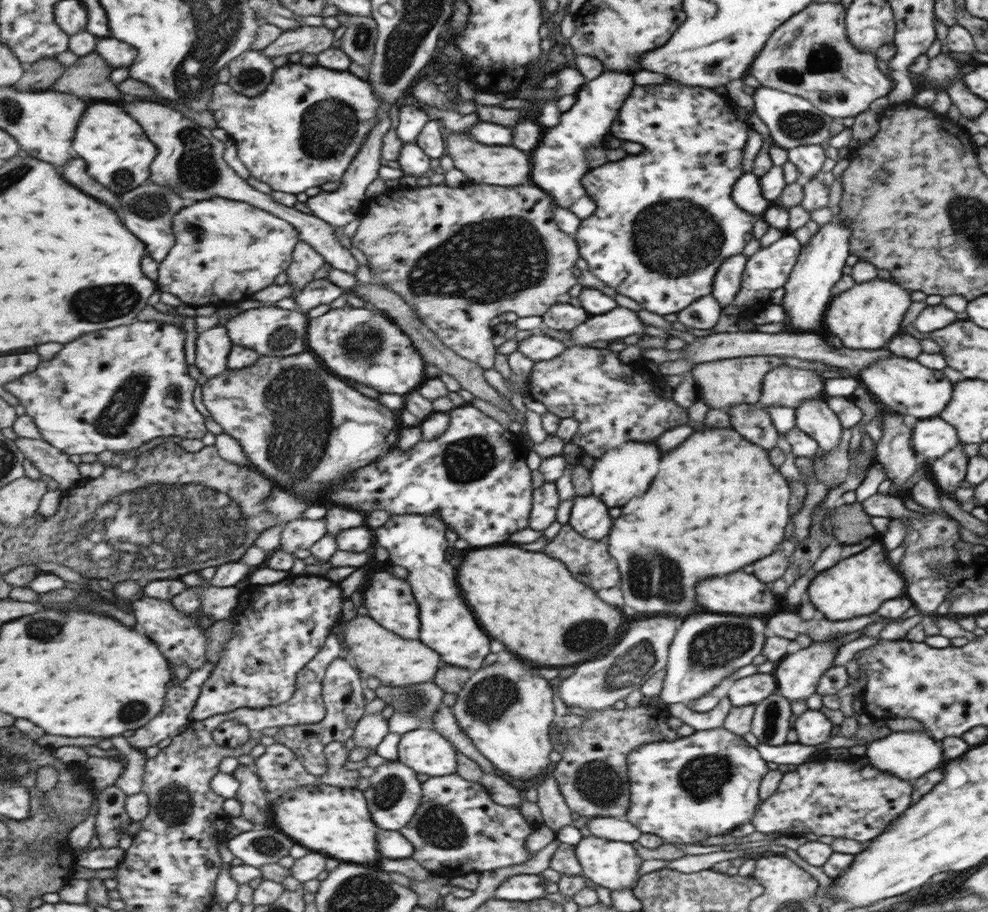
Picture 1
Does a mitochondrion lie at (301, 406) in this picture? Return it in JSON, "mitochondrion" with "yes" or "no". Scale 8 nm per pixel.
{"mitochondrion":"yes"}

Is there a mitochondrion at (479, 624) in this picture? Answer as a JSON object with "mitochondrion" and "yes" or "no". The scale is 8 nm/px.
{"mitochondrion":"no"}

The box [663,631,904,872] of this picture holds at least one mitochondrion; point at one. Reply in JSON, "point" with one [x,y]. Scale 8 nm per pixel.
{"point":[700,778]}

